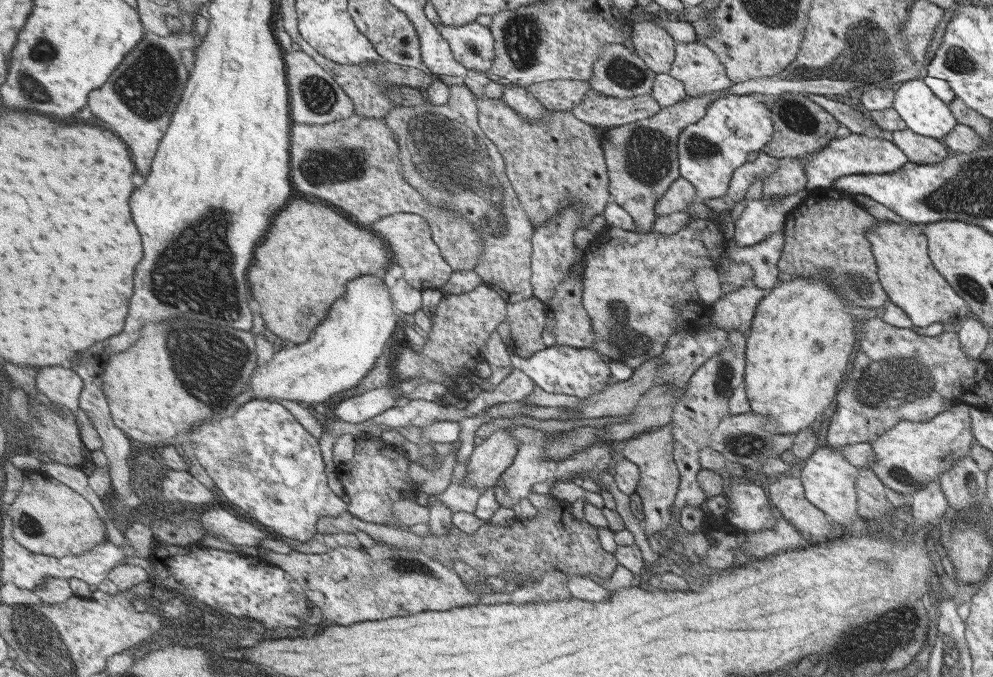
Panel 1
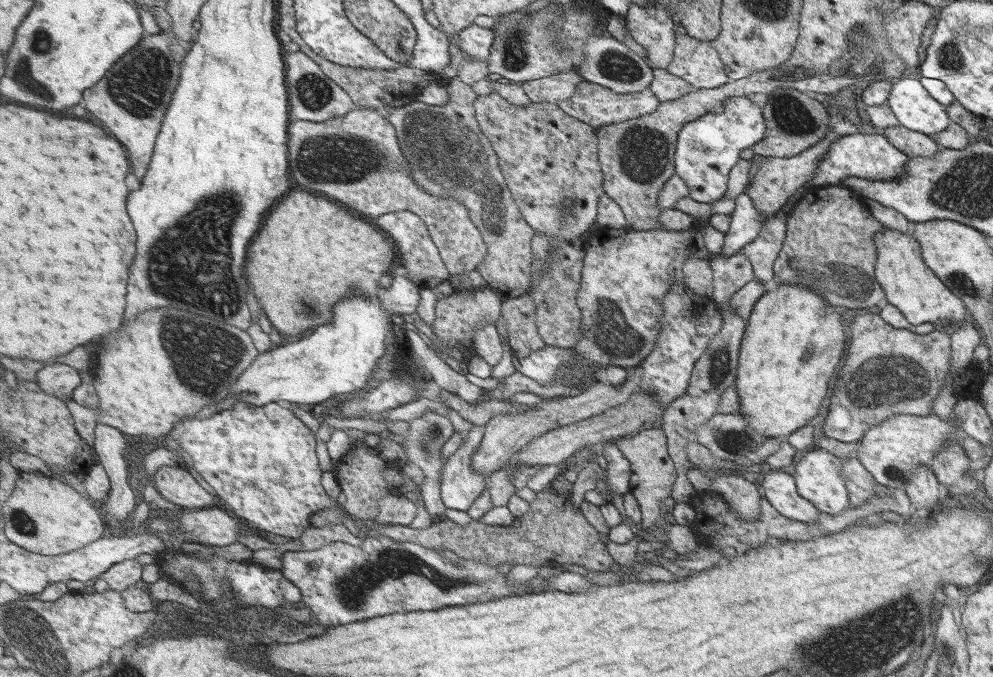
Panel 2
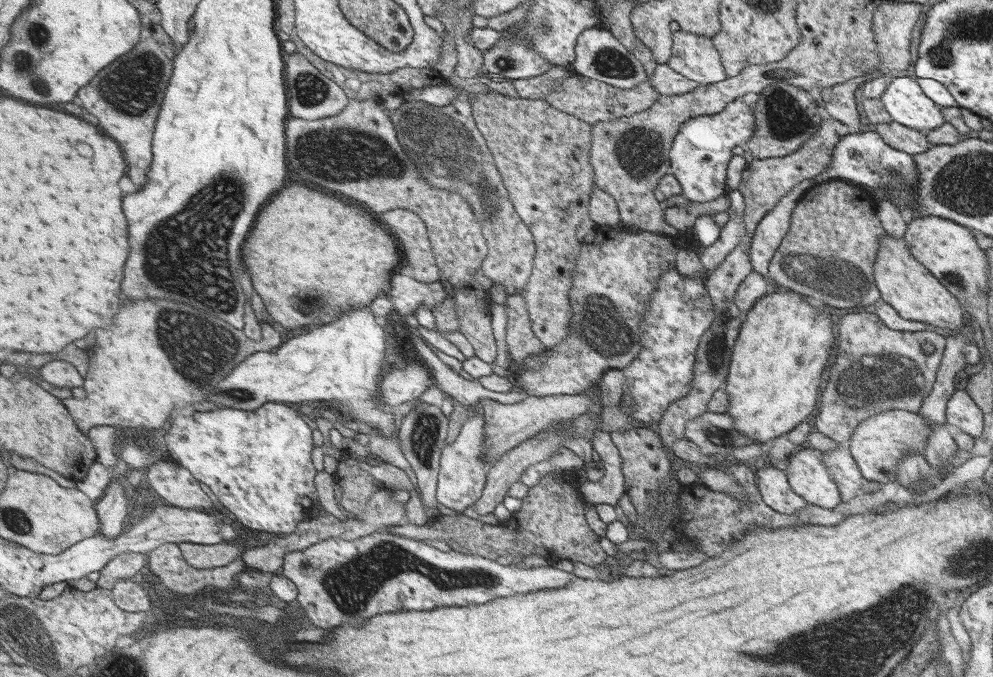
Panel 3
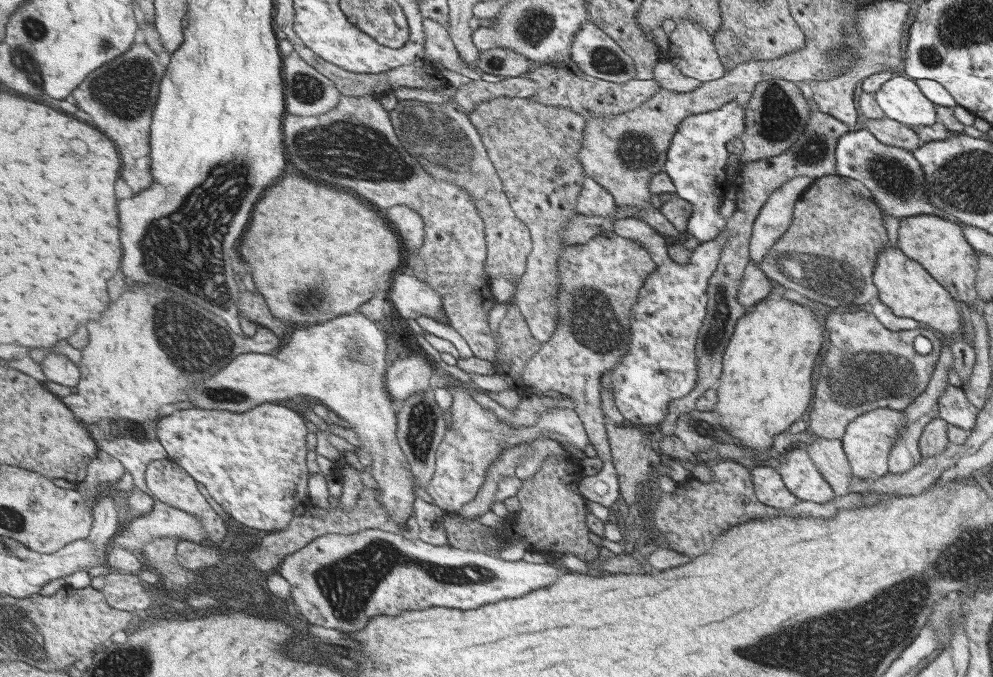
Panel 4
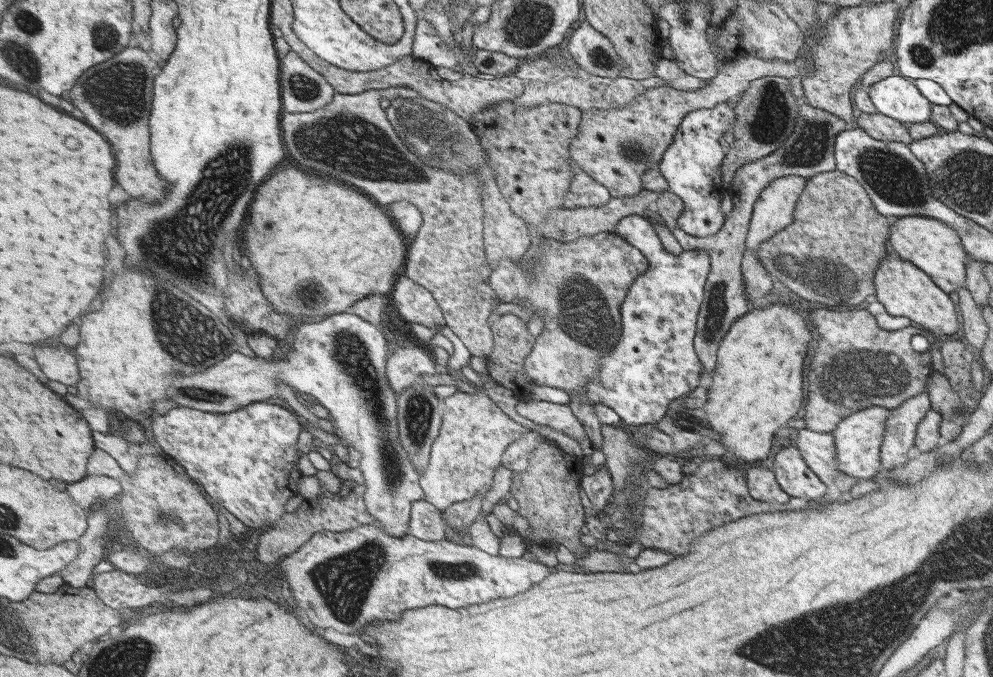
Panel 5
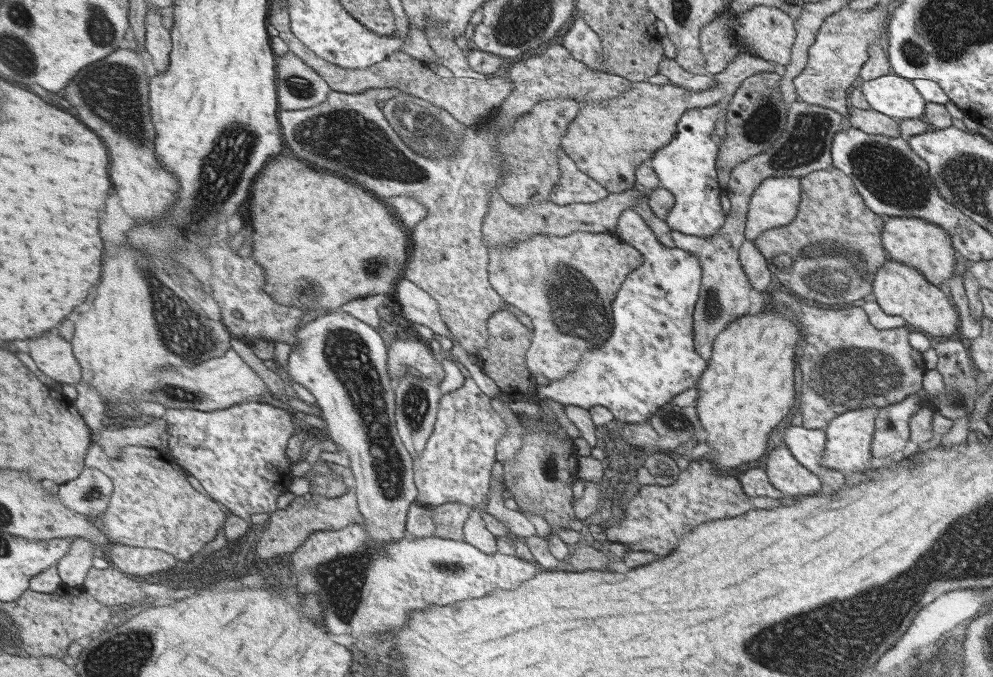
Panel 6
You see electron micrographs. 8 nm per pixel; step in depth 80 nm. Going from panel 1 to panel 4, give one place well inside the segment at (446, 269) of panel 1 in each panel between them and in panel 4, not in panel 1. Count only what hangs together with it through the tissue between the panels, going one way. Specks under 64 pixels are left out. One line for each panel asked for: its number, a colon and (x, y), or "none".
2: (426, 268)
3: (407, 226)
4: (408, 222)

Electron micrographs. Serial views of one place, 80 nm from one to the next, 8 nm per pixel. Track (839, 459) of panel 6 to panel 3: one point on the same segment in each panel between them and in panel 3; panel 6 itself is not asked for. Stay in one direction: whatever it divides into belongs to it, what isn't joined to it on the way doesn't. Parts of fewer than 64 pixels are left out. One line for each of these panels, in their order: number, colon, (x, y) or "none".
3: (878, 442)
4: (866, 440)
5: (857, 439)

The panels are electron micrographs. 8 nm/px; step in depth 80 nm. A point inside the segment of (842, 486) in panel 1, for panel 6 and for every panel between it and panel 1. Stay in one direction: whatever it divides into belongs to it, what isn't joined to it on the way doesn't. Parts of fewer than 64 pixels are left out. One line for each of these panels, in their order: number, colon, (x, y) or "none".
2: (816, 474)
3: (807, 477)
4: (799, 475)
5: (792, 475)
6: (784, 472)

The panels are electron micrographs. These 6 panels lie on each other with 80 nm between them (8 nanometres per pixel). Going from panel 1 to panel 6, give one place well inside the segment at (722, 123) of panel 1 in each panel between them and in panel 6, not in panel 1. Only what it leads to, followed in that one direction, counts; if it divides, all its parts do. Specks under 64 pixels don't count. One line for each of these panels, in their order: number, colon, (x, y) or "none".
2: (707, 148)
3: (700, 150)
4: (695, 160)
5: (690, 165)
6: (685, 166)

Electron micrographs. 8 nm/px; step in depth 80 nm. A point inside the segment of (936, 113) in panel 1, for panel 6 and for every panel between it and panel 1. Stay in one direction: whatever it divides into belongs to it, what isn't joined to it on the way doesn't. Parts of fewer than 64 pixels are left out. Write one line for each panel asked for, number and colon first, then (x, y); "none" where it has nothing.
2: (915, 109)
3: (903, 99)
4: (900, 99)
5: (898, 97)
6: (894, 96)

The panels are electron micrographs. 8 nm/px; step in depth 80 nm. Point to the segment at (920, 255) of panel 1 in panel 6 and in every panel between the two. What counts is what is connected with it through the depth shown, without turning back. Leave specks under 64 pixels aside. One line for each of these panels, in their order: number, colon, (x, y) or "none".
2: (911, 286)
3: (906, 284)
4: (906, 288)
5: (905, 290)
6: (900, 290)

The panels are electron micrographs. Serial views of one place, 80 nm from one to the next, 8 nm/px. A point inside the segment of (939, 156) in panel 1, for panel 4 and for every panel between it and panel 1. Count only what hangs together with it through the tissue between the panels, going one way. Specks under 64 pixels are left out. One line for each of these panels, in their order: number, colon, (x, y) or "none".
2: (915, 144)
3: (911, 141)
4: (890, 132)

